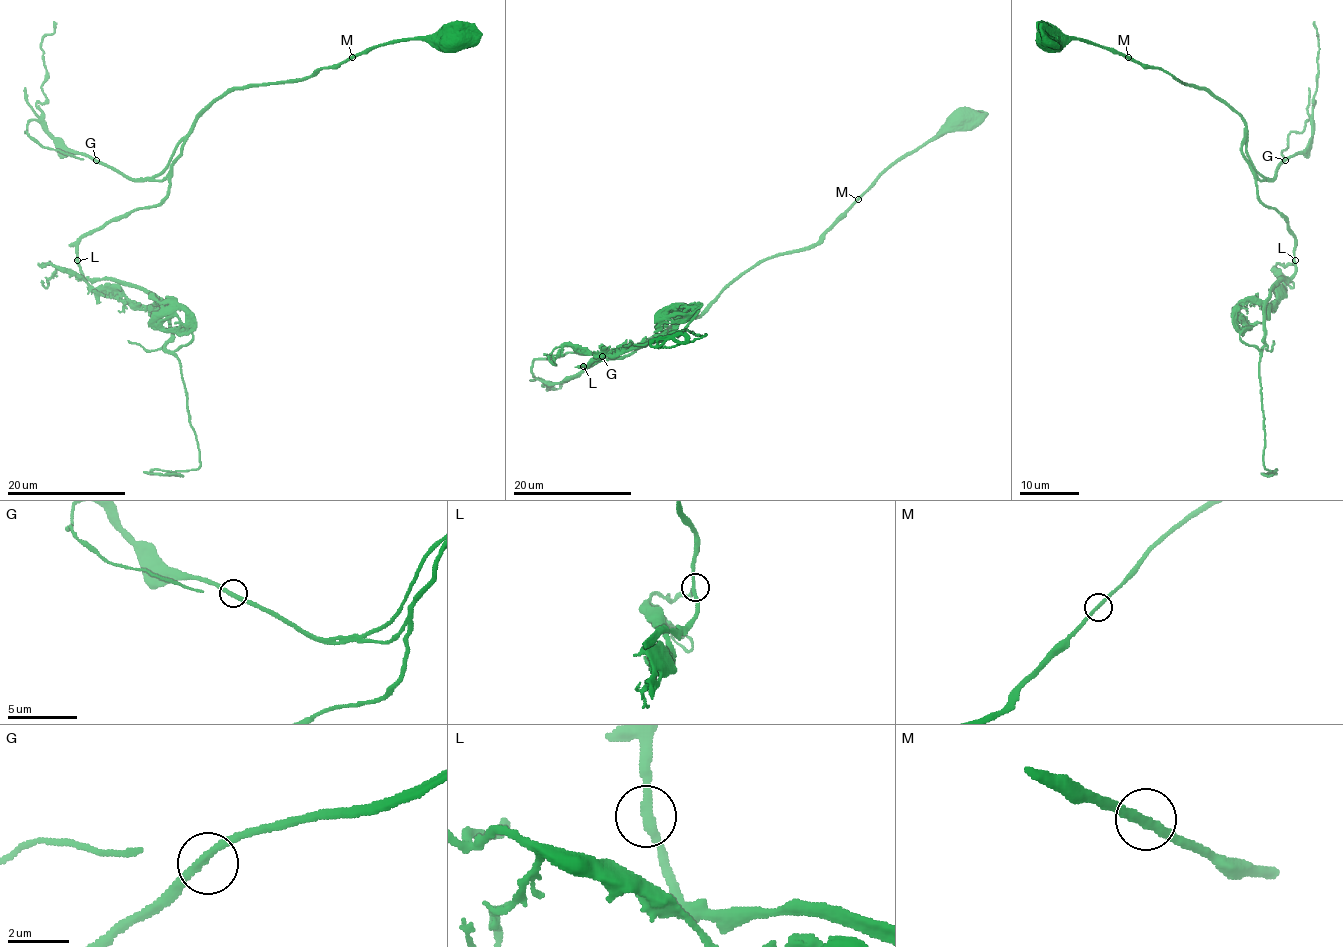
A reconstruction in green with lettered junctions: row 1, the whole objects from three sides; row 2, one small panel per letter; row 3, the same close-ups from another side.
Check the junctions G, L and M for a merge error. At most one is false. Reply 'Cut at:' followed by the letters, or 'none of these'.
Cut at: none of these

